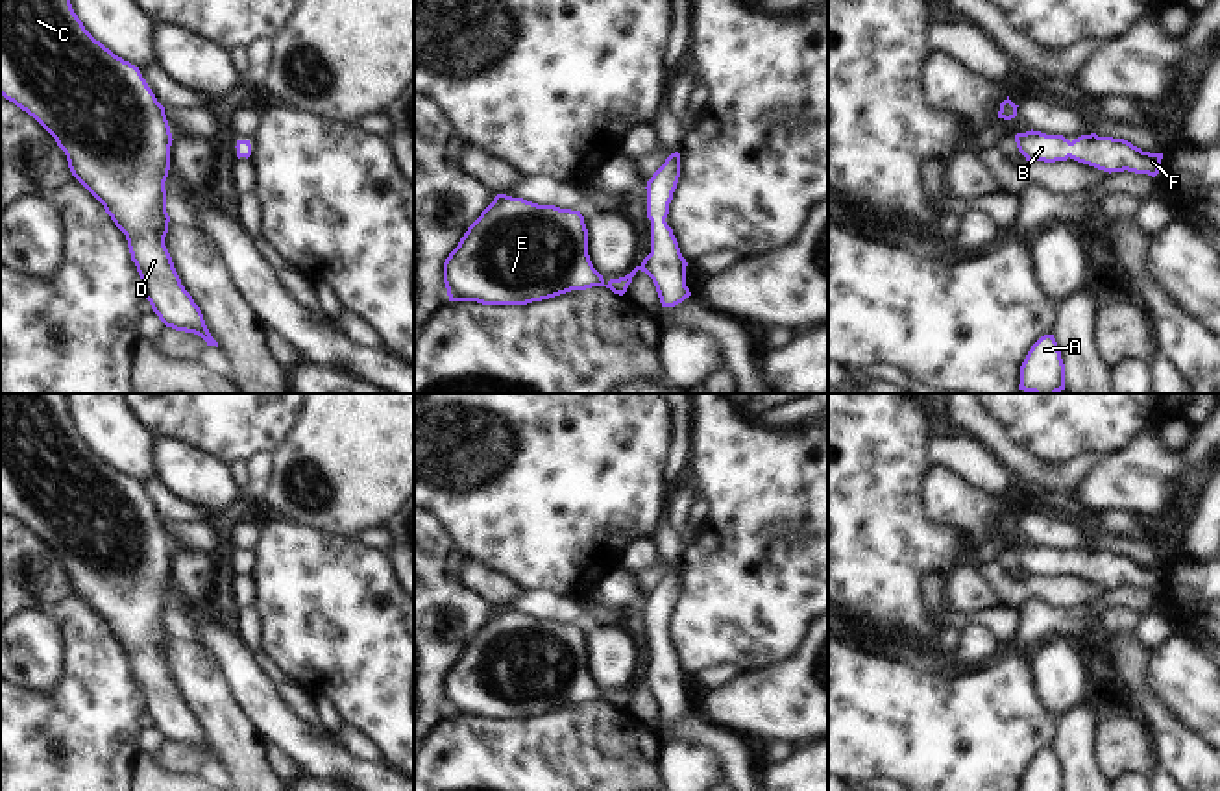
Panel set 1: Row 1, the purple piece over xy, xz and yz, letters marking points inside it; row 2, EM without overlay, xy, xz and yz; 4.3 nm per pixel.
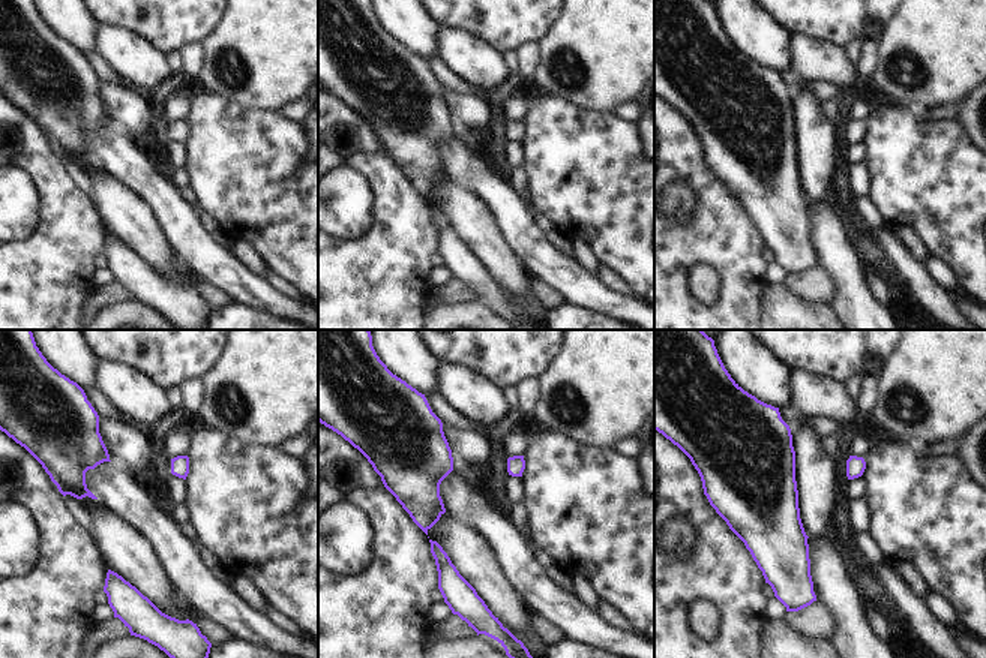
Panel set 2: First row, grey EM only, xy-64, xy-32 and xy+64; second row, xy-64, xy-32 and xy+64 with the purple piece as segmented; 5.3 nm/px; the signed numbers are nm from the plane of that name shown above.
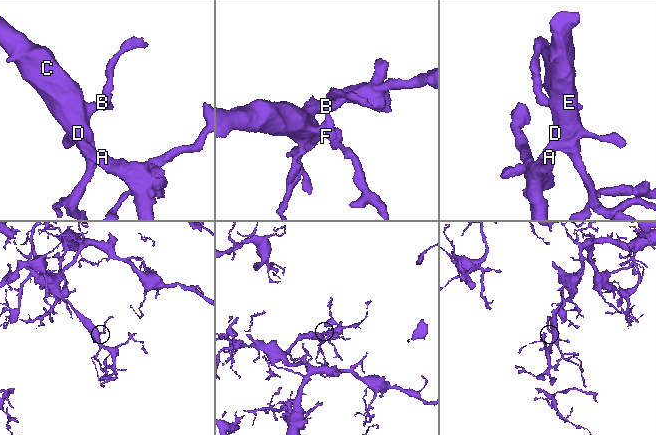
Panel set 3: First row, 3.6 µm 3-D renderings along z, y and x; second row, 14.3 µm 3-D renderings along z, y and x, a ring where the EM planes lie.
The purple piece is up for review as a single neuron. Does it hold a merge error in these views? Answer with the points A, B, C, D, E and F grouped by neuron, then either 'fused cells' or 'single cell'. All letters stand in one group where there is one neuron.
A B C D E F | single cell

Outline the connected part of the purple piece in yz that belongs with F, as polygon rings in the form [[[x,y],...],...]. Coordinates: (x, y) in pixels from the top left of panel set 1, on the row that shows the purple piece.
[[[1041,131],[1017,133],[1015,142],[1026,161],[1067,161],[1068,157],[1104,172],[1135,172],[1155,177],[1163,153],[1142,152],[1124,139],[1081,135],[1072,142],[1063,135]]]

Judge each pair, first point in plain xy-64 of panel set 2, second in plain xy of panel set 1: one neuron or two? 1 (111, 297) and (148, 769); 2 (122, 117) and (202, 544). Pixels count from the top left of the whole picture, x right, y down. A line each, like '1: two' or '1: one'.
1: two
2: one

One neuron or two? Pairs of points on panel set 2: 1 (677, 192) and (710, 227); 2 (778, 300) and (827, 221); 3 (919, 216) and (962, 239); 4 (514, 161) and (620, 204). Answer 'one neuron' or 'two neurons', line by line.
1: two neurons
2: two neurons
3: one neuron
4: two neurons

